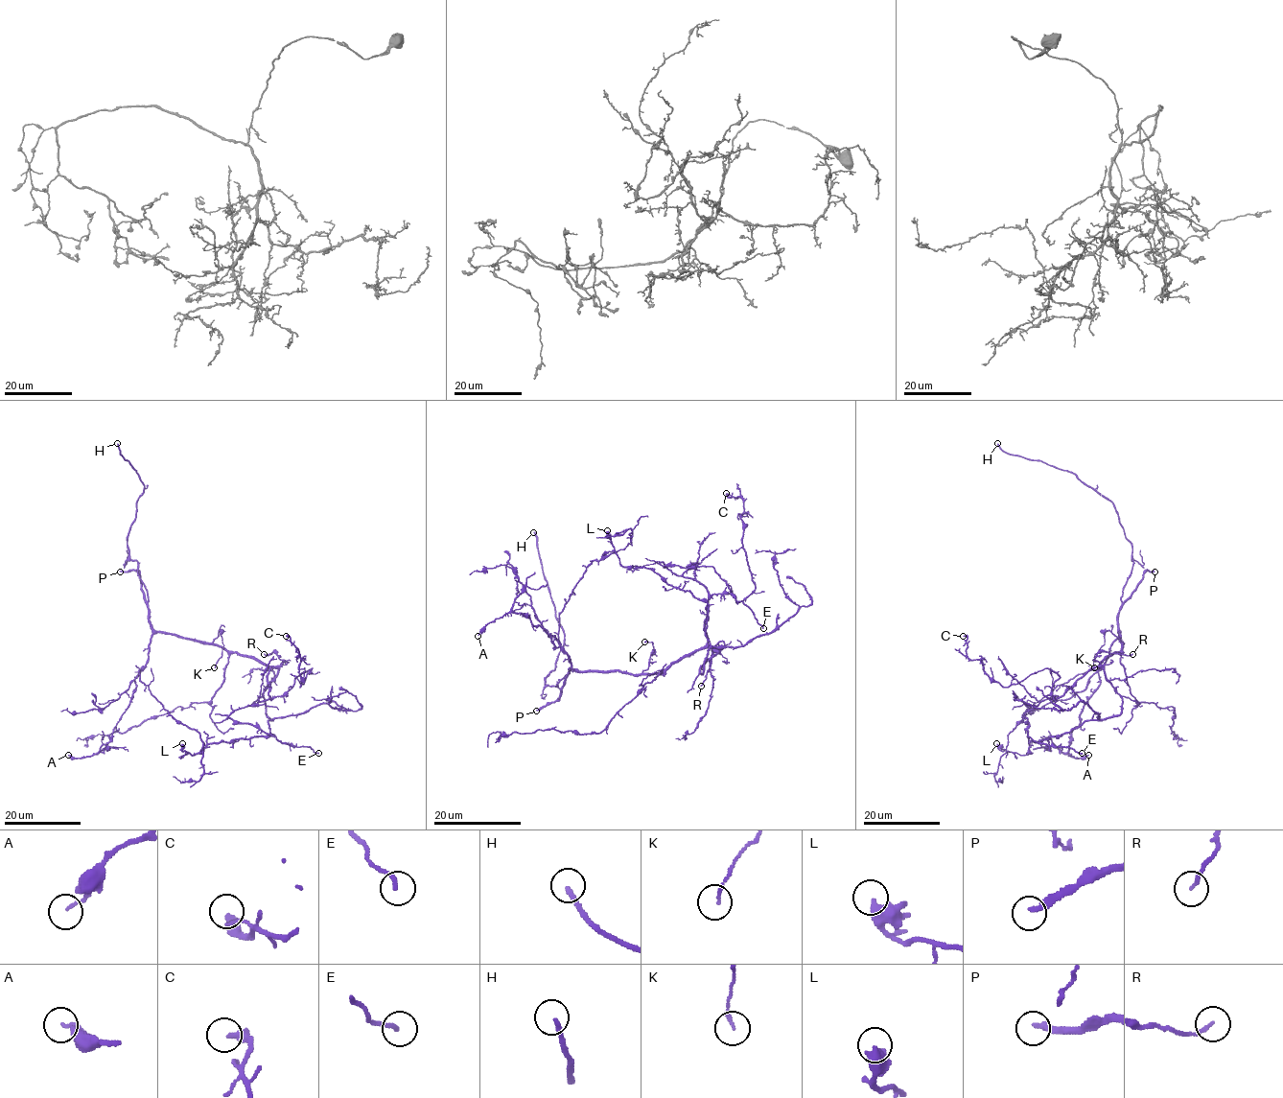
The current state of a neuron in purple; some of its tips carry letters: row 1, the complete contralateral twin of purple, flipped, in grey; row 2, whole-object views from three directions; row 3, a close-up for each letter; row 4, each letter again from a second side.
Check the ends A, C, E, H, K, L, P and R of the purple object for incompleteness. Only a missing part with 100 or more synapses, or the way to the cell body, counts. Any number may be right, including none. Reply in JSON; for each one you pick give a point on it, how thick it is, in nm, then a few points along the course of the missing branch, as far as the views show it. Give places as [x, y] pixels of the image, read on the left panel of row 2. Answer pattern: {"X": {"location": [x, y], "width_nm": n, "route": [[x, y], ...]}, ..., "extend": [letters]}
{"H": {"location": [117, 443], "width_nm": 190, "route": [[117, 443], [126, 439], [149, 414], [157, 409], [176, 408], [192, 414], [197, 420]]}, "P": {"location": [120, 572], "width_nm": 240}, "extend": ["H", "P"]}

